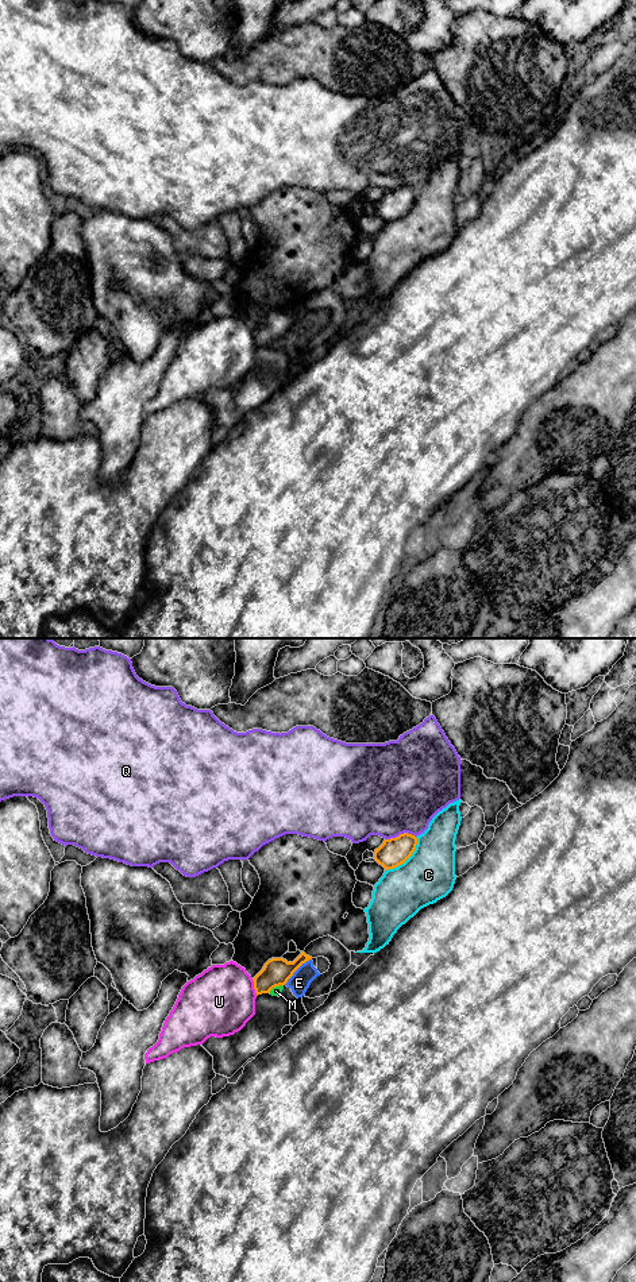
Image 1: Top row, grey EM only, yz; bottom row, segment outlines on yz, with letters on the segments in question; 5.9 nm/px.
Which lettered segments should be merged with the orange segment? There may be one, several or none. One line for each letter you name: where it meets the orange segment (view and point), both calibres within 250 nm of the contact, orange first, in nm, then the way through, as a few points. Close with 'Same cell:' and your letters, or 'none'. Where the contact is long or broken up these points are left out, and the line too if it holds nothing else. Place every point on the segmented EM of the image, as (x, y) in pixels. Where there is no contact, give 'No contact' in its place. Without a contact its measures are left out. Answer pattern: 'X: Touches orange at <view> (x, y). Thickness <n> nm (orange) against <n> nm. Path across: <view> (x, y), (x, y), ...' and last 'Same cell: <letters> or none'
Same cell: none

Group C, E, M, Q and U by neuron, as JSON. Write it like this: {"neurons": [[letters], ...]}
{"neurons": [["C"], ["E", "M"], ["Q"], ["U"]]}

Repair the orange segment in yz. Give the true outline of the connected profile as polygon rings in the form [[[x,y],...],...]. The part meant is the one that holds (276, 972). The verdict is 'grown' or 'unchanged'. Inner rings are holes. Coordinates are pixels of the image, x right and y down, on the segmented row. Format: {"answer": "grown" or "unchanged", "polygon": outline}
{"answer": "unchanged", "polygon": [[[304,951],[293,961],[288,962],[284,958],[269,959],[263,969],[253,978],[257,996],[270,993],[275,986],[285,985],[293,973],[312,957]]]}

